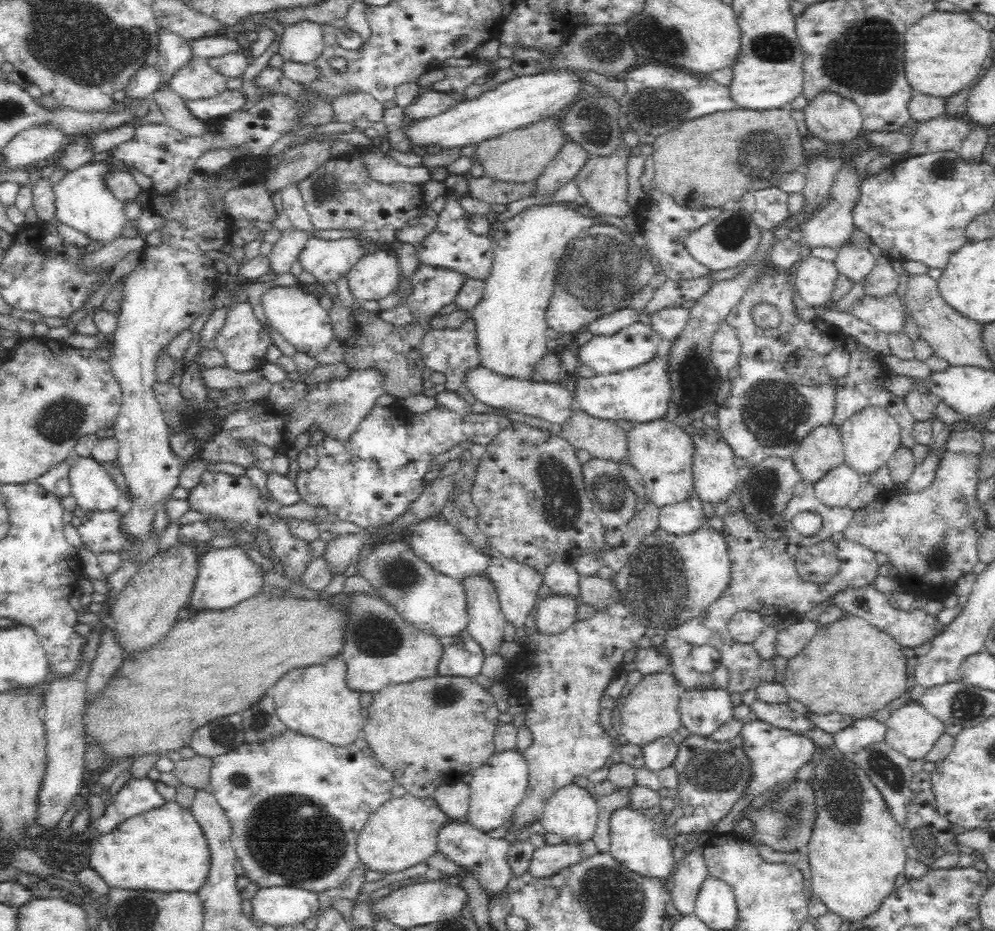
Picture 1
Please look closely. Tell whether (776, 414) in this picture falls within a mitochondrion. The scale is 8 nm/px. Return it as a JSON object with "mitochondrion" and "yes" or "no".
{"mitochondrion":"yes"}

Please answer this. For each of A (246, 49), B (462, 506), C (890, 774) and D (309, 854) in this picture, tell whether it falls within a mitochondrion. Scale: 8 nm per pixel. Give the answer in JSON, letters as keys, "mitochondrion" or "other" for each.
{"A":"other","B":"other","C":"mitochondrion","D":"mitochondrion"}

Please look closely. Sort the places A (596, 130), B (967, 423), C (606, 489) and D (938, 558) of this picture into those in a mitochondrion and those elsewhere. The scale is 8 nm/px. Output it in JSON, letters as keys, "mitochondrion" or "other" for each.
{"A":"mitochondrion","B":"other","C":"mitochondrion","D":"mitochondrion"}

